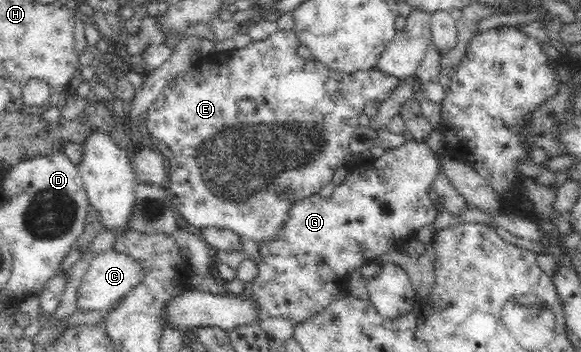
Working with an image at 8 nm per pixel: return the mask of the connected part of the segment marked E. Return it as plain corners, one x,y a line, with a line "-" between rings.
279,29
269,35
269,38
265,38
265,40
252,40
244,48
206,54
199,61
194,62
187,72
170,80
165,85
165,88
161,90
160,95
156,96
155,100
152,100
151,106
143,116
143,131
146,137
153,142
153,148
166,158
166,164
168,165
166,181
168,198
171,200
173,207
176,208
181,222
186,226
193,226
193,228
198,228
200,231
204,229
219,229
221,231
229,229
247,240
253,240
256,244
269,244
269,242
279,239
279,236
282,236
283,228
286,228
285,223
290,220
292,207
309,199
314,194
318,194
322,186
331,182
337,168
348,166
347,160
350,156
349,140
351,140
355,127
359,125
357,120
363,113
366,102
379,103
387,100
399,84
411,84
414,88
414,95
418,98
425,92
426,82
423,82
417,75
399,78
383,73
381,69
376,67
358,70
351,74
339,72
329,67
329,65
317,61
315,58
305,60
305,58
299,56
295,51
299,45
300,42
295,29

